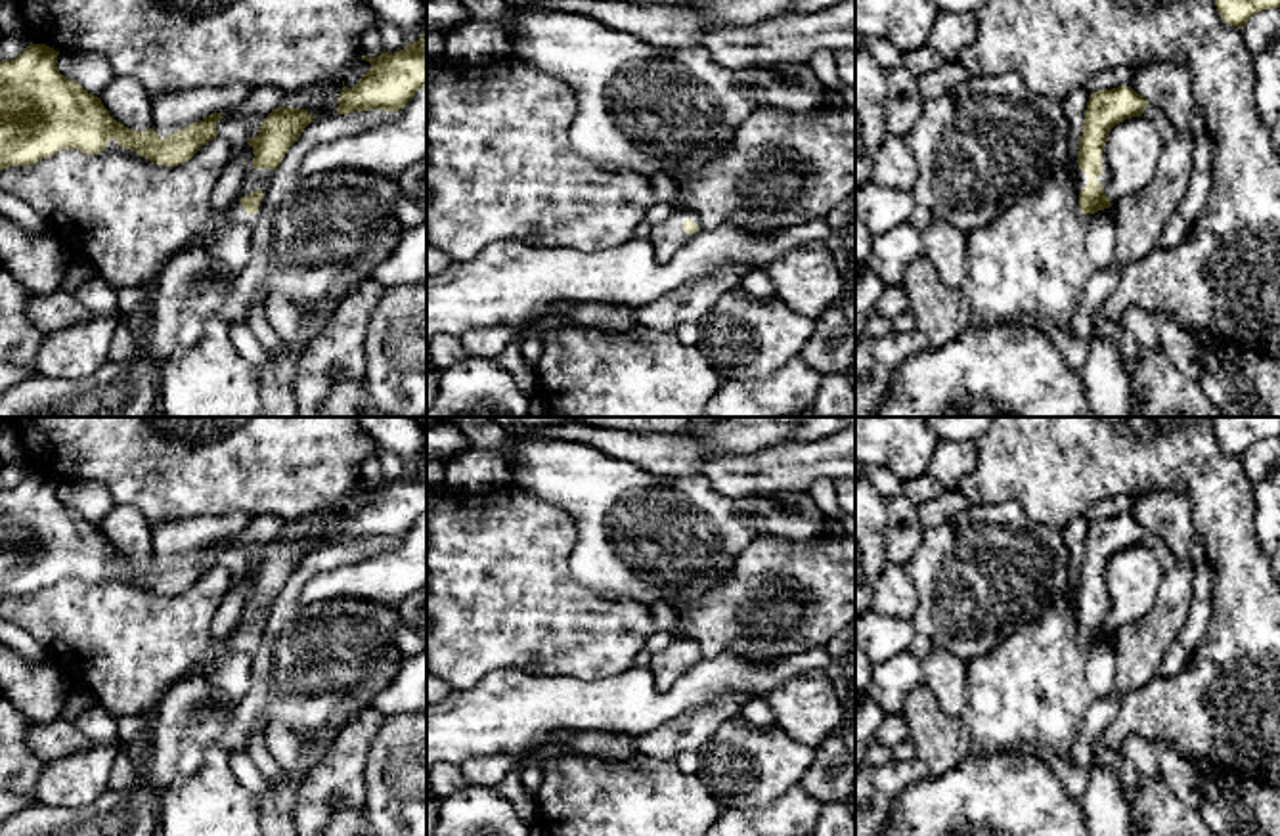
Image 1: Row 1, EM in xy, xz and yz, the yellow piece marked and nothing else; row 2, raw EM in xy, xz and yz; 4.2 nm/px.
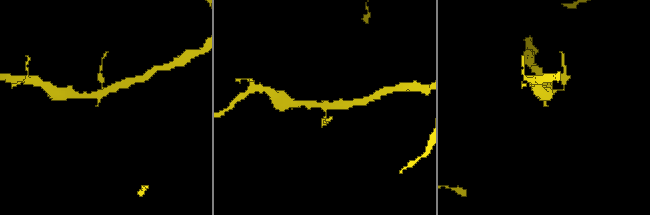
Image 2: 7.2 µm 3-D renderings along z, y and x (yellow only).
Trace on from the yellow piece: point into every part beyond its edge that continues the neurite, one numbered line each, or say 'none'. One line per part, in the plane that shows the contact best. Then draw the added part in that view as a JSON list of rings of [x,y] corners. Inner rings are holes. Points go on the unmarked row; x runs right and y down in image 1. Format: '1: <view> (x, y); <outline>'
1: yz (1104, 607); [[[1106,576],[1102,578],[1102,603],[1094,605],[1094,608],[1098,608],[1102,612],[1102,618],[1106,622],[1106,616],[1110,612],[1110,593],[1106,589]]]

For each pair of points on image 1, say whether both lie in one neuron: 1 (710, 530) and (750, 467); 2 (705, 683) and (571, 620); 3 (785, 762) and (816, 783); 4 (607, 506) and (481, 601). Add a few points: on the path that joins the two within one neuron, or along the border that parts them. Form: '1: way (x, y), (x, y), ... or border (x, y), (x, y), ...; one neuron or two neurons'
1: border (691, 477), (703, 477), (716, 490), (743, 498); two neurons
2: border (632, 664), (617, 676), (590, 682); two neurons
3: border (816, 748), (812, 766), (796, 783); two neurons
4: border (546, 498), (576, 527), (573, 572); two neurons

